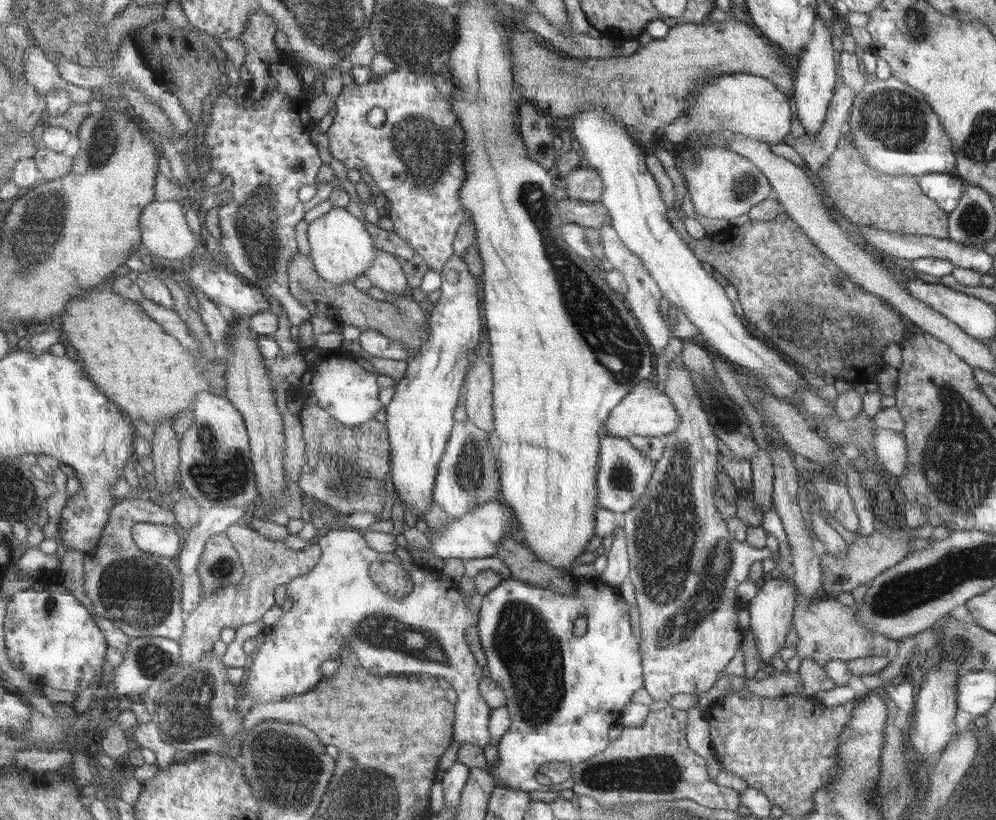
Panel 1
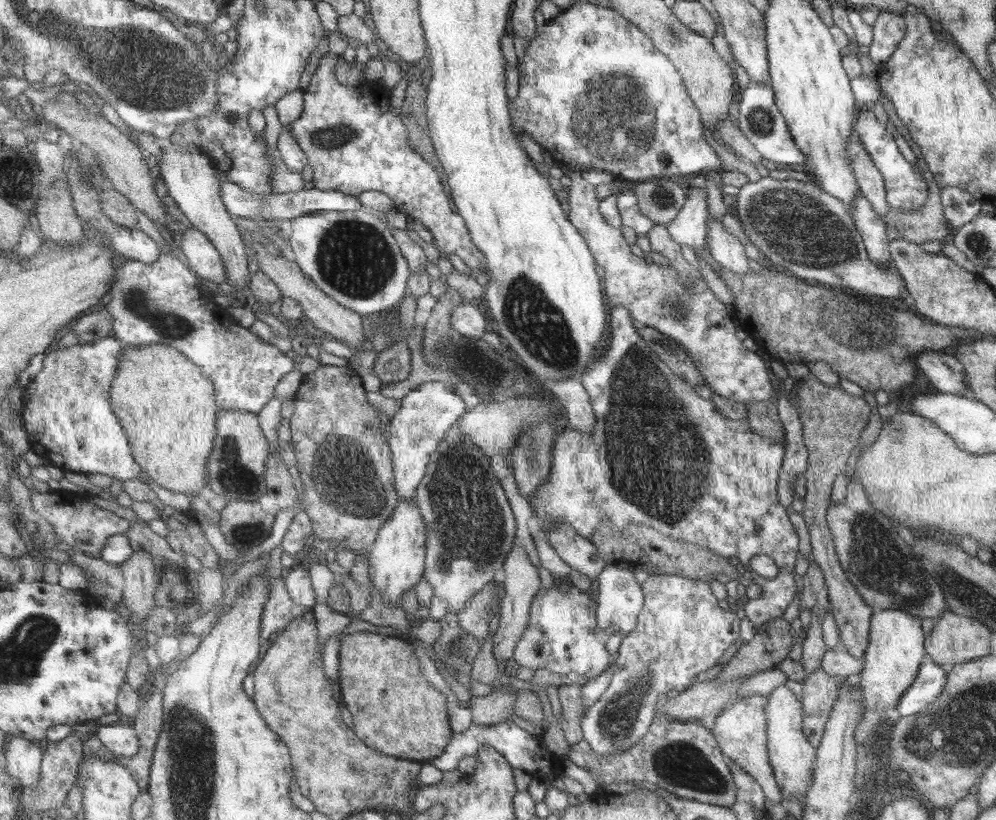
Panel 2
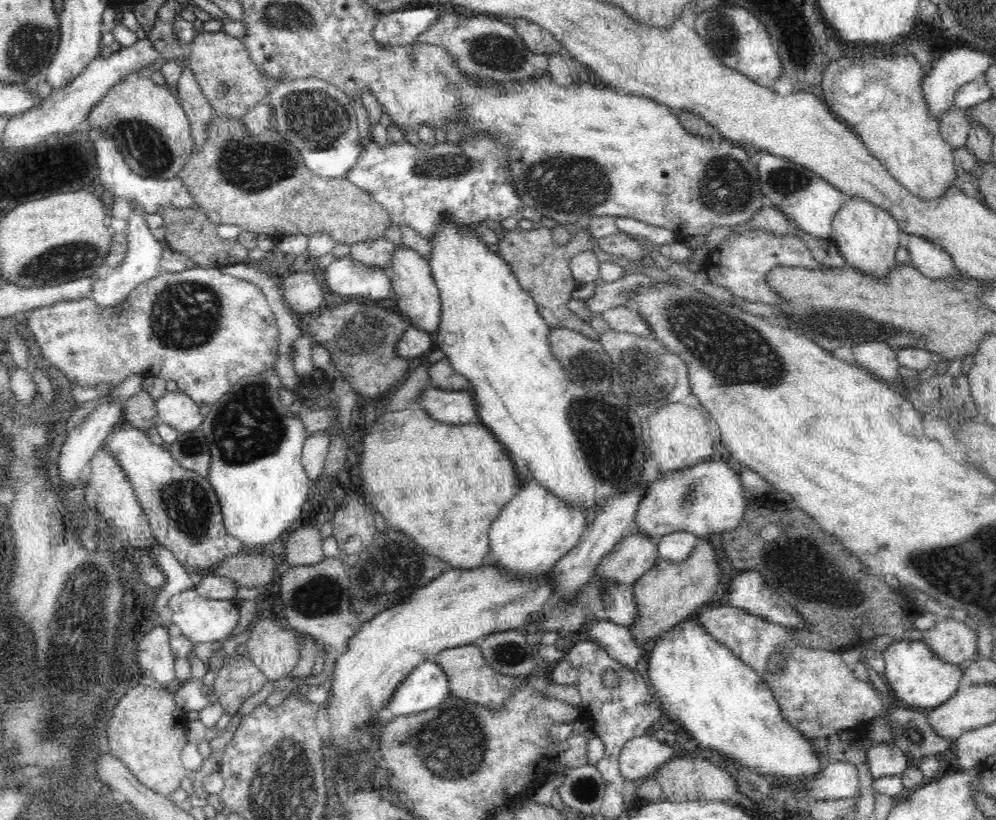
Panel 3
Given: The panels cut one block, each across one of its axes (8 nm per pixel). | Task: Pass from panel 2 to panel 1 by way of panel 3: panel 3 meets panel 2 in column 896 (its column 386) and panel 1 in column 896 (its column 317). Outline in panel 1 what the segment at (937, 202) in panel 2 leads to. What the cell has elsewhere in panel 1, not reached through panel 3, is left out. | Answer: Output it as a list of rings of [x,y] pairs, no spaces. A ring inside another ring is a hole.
[[[845,128],[837,140],[837,148],[829,158],[823,184],[835,208],[839,208],[841,216],[845,216],[845,222],[853,226],[875,226],[877,230],[903,236],[949,238],[949,214],[939,208],[935,200],[923,194],[919,178],[893,176],[873,168],[867,158],[859,154],[859,146],[855,146],[855,138],[851,138],[849,128]]]

